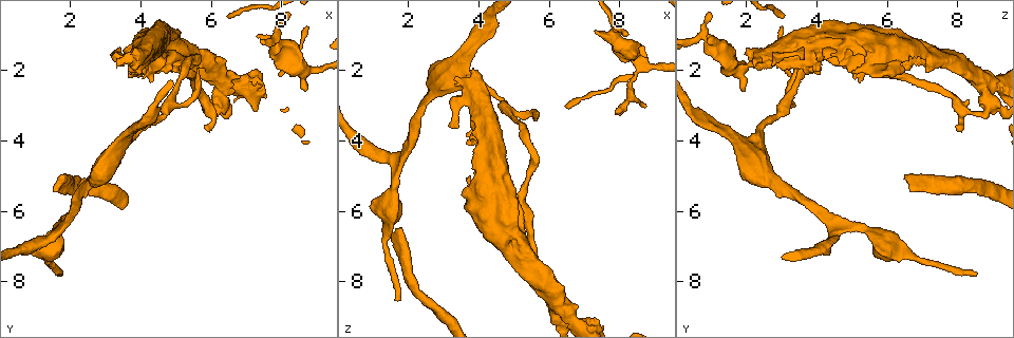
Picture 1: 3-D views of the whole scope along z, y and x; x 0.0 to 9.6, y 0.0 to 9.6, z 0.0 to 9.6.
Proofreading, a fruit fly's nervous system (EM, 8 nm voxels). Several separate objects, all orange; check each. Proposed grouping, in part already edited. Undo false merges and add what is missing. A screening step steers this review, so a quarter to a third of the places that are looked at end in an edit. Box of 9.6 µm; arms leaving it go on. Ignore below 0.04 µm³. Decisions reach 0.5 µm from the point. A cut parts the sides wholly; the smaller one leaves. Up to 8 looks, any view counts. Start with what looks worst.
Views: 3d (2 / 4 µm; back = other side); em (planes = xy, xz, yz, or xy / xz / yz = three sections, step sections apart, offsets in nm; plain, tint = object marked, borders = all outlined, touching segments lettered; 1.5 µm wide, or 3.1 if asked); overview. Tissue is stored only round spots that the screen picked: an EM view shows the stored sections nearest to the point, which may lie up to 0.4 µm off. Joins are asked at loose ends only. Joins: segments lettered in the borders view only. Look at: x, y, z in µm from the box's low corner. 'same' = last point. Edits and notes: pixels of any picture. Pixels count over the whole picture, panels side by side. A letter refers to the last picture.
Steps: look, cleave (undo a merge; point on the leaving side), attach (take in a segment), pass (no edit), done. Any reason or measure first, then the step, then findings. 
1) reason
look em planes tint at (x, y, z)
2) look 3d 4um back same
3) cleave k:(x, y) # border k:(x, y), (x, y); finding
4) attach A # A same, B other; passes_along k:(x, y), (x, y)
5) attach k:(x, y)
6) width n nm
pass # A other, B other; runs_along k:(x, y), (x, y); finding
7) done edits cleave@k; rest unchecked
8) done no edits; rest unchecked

look 3d 4um at (1.55, 5.40, 6.70)

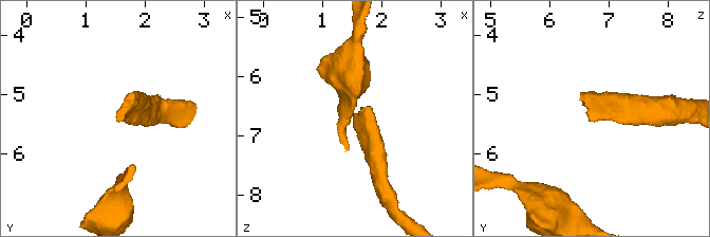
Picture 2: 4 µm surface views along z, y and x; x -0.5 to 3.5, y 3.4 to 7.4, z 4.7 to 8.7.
look em yz step 8 borders at (1.55, 5.45, 6.65)

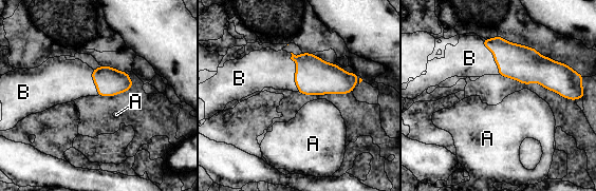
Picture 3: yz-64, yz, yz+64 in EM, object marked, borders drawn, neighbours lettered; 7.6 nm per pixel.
look em planes borders same

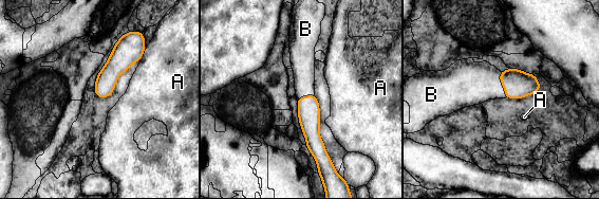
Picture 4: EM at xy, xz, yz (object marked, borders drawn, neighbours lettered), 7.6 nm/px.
longest_contact B 200 nm
attach B # A other, B same; the neuron continues

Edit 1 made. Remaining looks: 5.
see it whole again
look overview

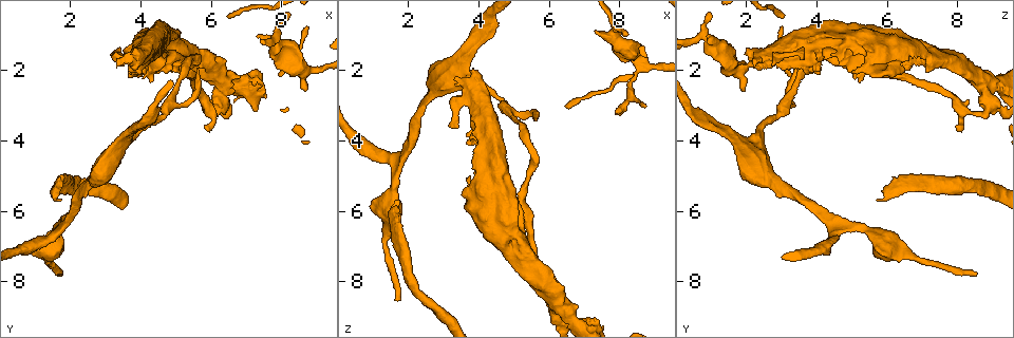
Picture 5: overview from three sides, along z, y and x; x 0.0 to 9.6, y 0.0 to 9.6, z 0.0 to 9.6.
look em planes tint at (5.55, 1.95, 3.40)

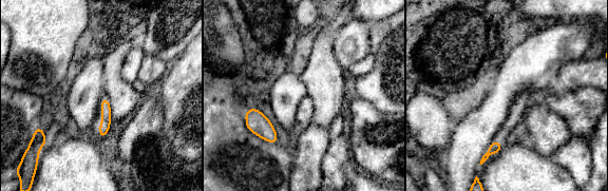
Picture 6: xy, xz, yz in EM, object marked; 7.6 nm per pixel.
look em planes borders same

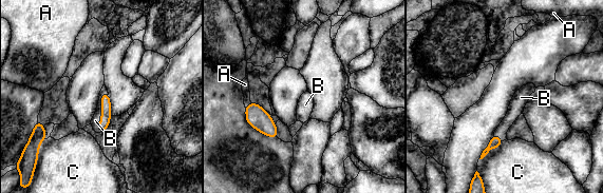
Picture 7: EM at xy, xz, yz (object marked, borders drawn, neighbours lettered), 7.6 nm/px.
attach B # A other, B same, C other; passes_along 7:(106, 103), (101, 111), (95, 120); it goes on there

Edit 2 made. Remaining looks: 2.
thin end
look em planes tint at (1.65, 7.80, 8.50)

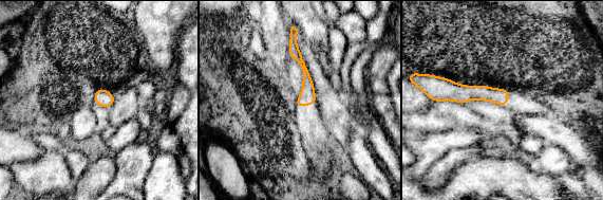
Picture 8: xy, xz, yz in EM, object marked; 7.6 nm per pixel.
look em planes borders same

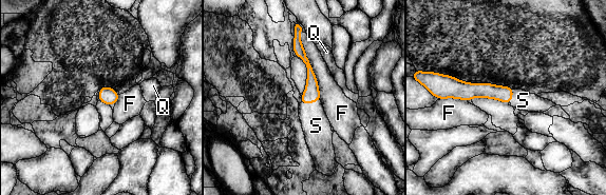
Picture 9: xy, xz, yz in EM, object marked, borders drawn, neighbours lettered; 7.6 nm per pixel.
attach S # F other, Q other, S same; passes_along 9:(311, 94), (309, 103), (316, 125); the neuron continues

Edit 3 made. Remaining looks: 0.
done edits attach@4, attach@7, attach@9; rest unchecked

